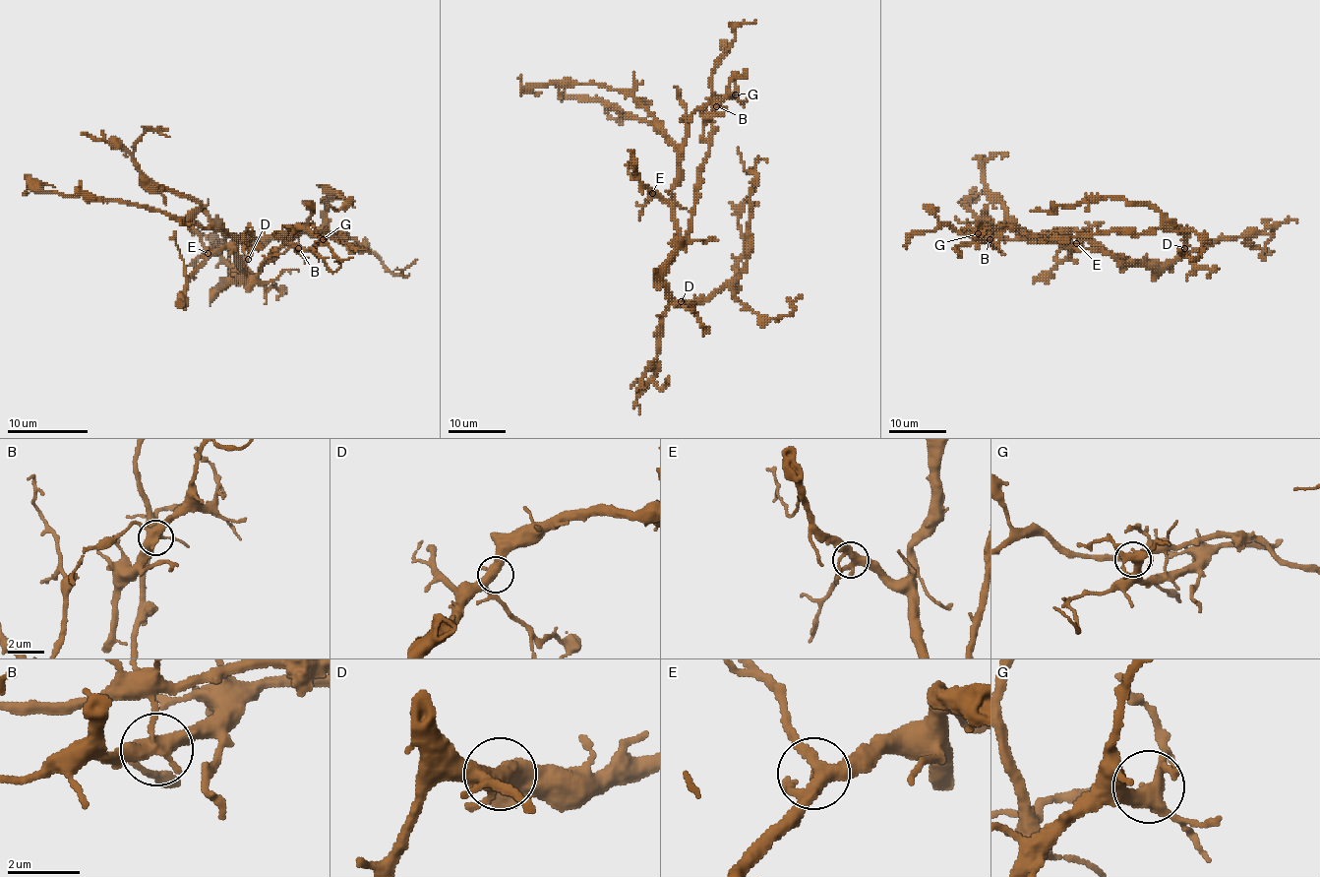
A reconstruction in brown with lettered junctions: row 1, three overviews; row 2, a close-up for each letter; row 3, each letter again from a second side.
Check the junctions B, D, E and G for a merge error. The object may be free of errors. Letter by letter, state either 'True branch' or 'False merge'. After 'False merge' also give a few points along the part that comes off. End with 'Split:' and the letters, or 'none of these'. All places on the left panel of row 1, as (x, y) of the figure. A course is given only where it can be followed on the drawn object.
B: False merge. Course of the part to remove: (298, 247), (317, 253), (336, 272), (340, 266), (334, 261)
D: True branch
E: True branch
G: True branch
Split: B

